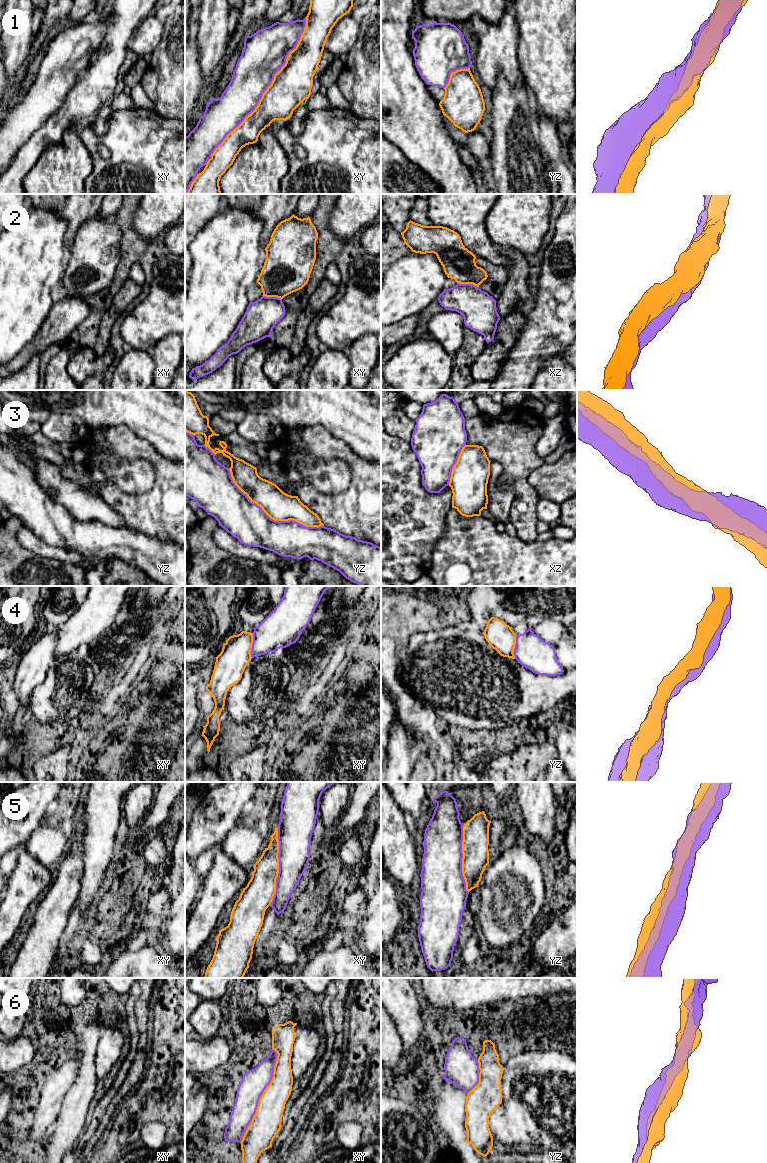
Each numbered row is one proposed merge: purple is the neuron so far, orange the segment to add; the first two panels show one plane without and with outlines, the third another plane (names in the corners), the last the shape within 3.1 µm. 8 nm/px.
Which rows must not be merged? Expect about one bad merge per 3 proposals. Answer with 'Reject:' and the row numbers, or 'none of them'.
Reject: 6

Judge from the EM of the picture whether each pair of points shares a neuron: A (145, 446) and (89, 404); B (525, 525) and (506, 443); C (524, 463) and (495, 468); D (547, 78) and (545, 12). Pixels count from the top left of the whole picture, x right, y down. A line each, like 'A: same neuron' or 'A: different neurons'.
A: different neurons
B: same neuron
C: different neurons
D: same neuron

